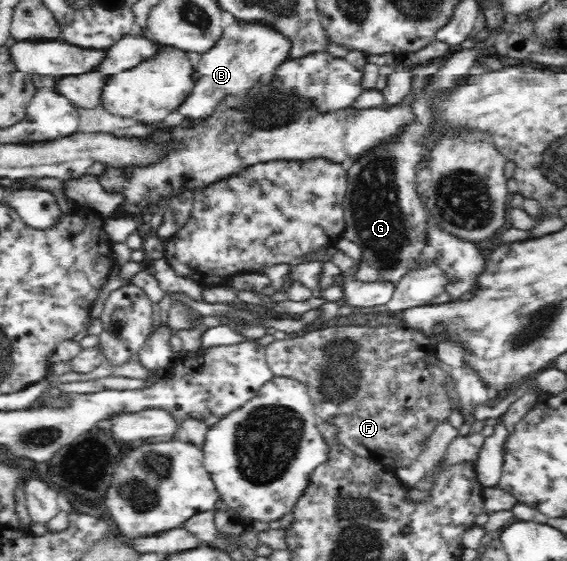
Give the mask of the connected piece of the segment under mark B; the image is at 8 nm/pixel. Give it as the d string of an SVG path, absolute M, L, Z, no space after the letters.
M235 21L226 26L222 38L198 61L197 78L192 91L176 107L176 113L189 122L203 121L226 104L226 99L249 89L253 82L267 79L280 62L287 60L290 42L276 30L261 23Z

